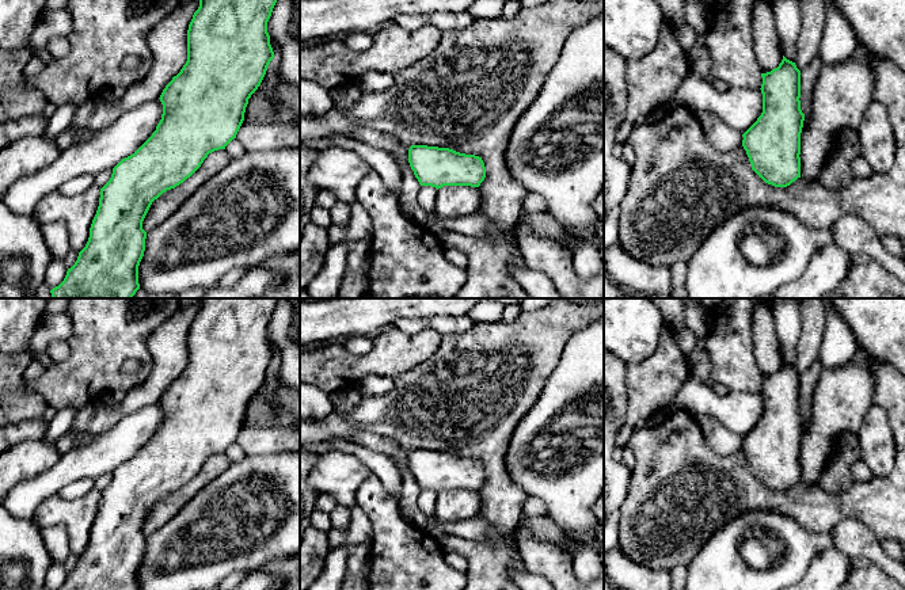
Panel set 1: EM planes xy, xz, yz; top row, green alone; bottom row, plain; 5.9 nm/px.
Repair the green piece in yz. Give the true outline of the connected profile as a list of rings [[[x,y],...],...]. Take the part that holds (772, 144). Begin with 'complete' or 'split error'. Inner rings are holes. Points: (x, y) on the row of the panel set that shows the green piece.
complete; [[[783,56],[777,68],[761,73],[763,113],[742,134],[752,170],[768,184],[787,187],[801,178],[801,133],[805,114],[801,110],[801,71]]]

